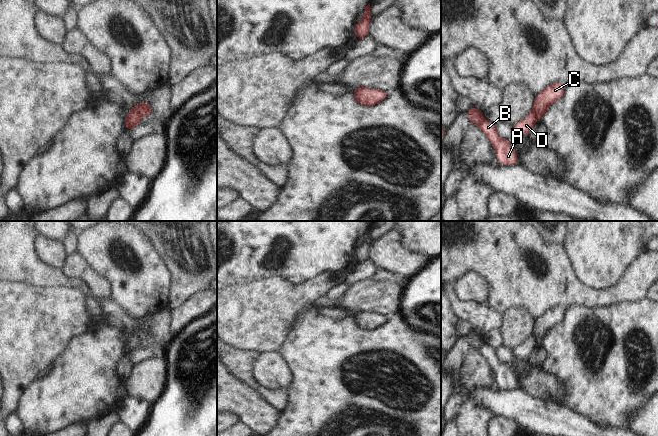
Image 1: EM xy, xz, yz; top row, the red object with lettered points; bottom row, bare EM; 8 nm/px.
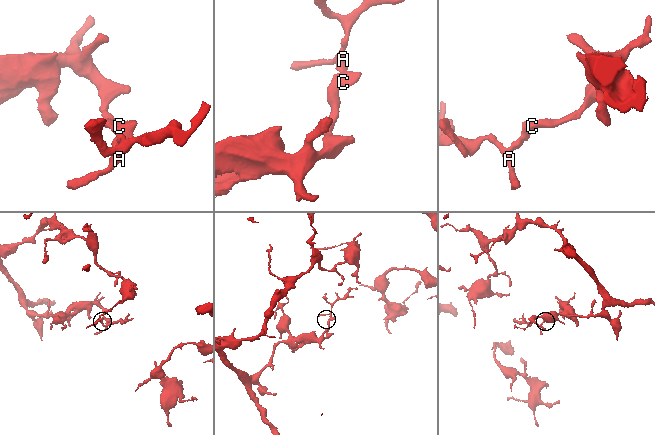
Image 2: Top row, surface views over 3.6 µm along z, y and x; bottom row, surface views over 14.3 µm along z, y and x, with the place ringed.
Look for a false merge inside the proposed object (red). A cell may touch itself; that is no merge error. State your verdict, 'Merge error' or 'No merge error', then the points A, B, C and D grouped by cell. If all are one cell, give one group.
Merge error. Groups: A B D / C

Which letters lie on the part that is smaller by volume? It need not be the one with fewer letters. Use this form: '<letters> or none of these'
A, B, D

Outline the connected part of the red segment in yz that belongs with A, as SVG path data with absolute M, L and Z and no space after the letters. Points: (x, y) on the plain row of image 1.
M471 330L466 338L468 343L479 350L487 359L490 367L495 372L499 388L518 388L517 378L511 365L499 361L496 355L496 349L487 345L484 342L483 337L474 330Z

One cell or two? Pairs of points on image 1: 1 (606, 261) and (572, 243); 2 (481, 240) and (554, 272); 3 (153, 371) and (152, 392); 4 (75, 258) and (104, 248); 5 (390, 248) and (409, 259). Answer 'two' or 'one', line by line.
1: one
2: one
3: one
4: two
5: one

